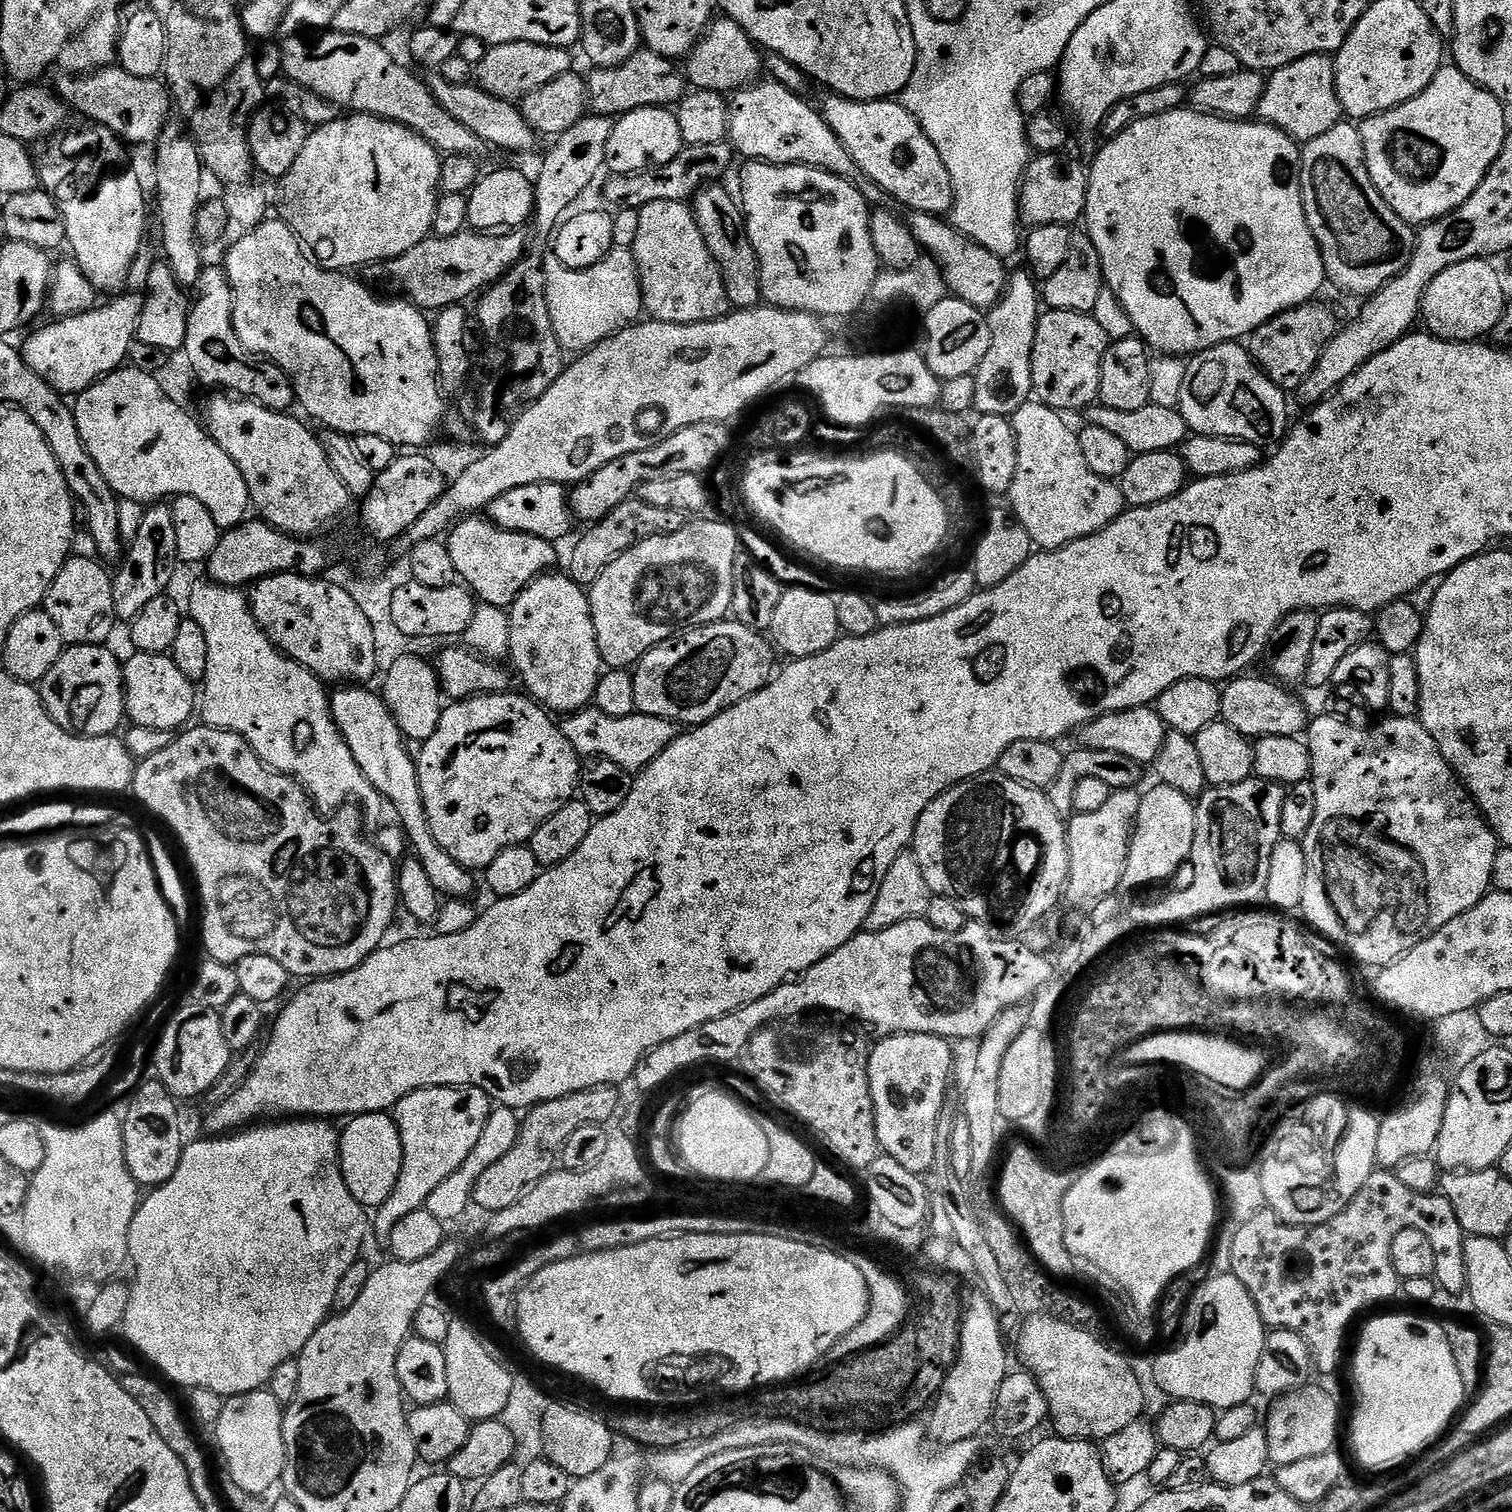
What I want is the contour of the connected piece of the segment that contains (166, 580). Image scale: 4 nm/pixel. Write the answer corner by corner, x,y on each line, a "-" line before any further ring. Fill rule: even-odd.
152,506
145,511
138,534
127,545
120,570
114,574
114,614
117,621
130,622
142,614
154,598
165,595
172,584
172,567
177,567
174,518
171,507

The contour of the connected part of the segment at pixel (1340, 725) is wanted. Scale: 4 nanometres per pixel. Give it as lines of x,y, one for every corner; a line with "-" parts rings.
1393,715
1389,719
1377,728
1375,726
1356,728
1349,724
1347,719
1320,716
1309,723
1306,733
1306,740
1311,750
1310,779
1315,790
1317,813
1314,814
1313,825
1301,841
1303,852
1306,854
1306,881
1299,911
1322,935
1350,952
1358,961
1374,966
1373,968
1381,968
1399,960
1419,942
1424,941
1430,934
1436,933
1442,926
1446,926
1446,923
1452,921
1458,914
1468,912
1484,895
1487,895
1492,883
1494,858
1500,849
1496,833
1481,816
1476,801
1446,762
1434,738
1430,738
1430,730
1426,730
1426,726
1413,717

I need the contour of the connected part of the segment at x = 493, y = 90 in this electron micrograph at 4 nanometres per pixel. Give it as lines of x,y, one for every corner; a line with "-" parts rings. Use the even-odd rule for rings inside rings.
530,42
494,44
489,47
486,58
480,63
478,84
494,98
520,102
533,96
550,82
569,75
573,71
572,55
573,53
566,48
550,48

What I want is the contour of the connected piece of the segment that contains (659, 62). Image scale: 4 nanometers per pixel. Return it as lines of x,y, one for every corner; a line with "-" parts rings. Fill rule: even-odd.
652,54
647,58
649,60
637,58
623,68
596,70
592,77
587,77
588,102
597,117
621,118
628,112
637,112
643,108
675,109
675,104
684,96
685,77
683,80
682,77
668,72
669,61
662,56

